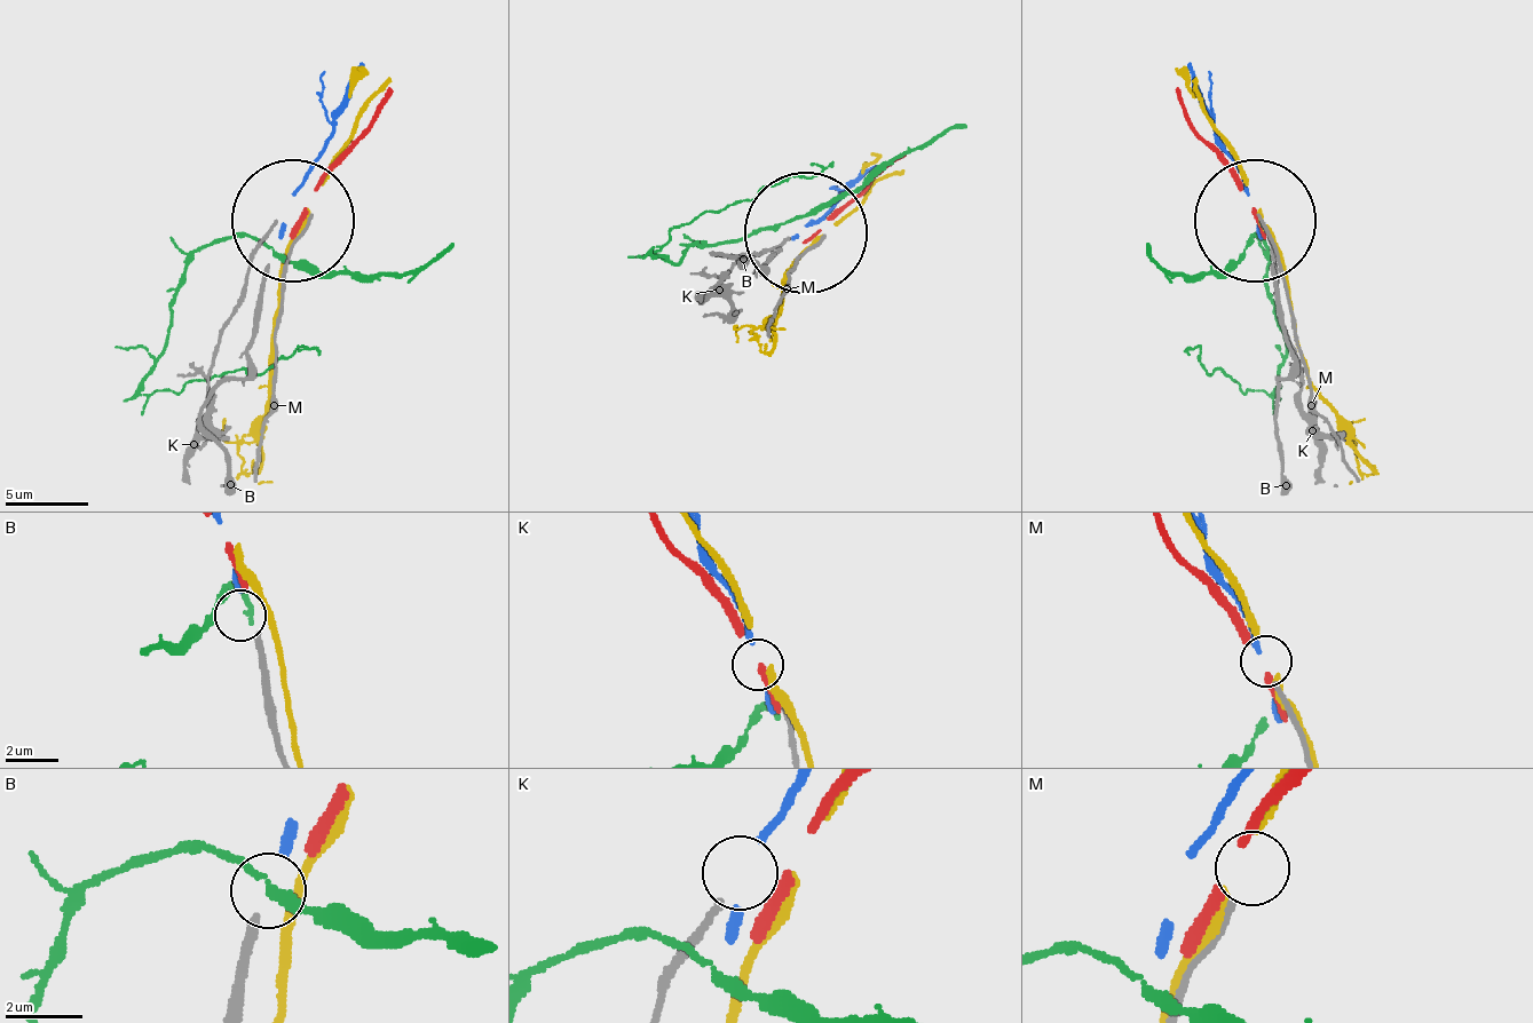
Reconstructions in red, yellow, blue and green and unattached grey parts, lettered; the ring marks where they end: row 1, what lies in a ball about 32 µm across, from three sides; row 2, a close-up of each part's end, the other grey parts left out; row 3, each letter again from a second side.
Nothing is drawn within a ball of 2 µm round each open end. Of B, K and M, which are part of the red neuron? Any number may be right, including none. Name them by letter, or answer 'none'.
none

